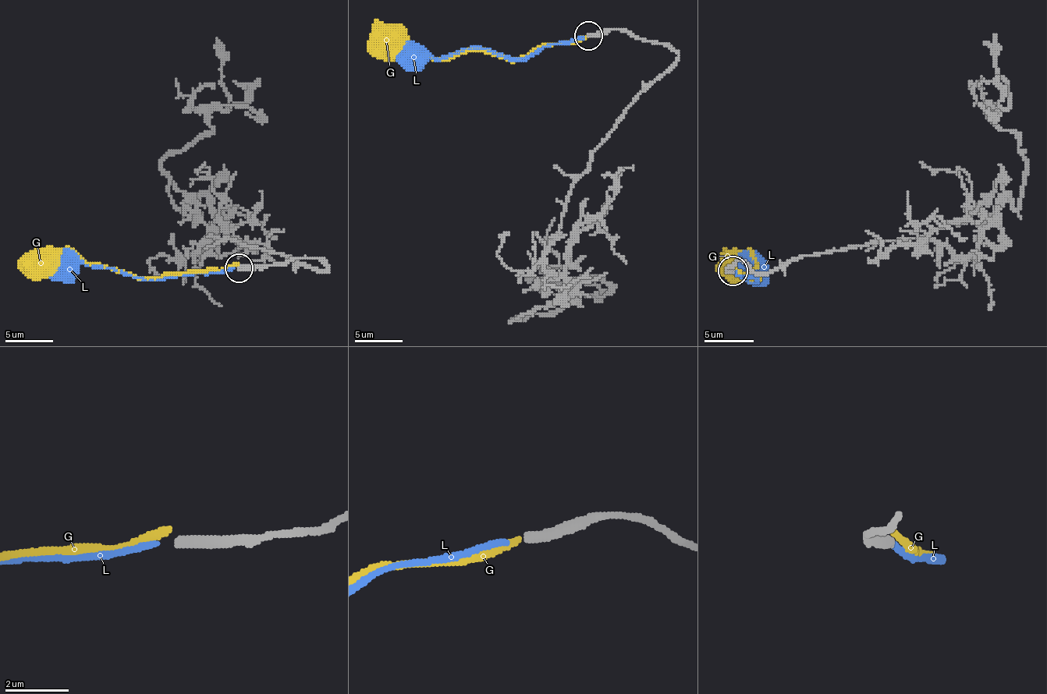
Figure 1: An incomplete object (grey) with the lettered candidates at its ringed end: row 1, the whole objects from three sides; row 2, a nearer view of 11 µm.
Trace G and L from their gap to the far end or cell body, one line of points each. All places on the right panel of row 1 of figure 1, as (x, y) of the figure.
G: (733, 267), (738, 273), (757, 280), (748, 277), (755, 267), (753, 250), (738, 265)
L: (733, 270), (755, 280), (753, 282), (746, 277), (753, 265), (750, 273)

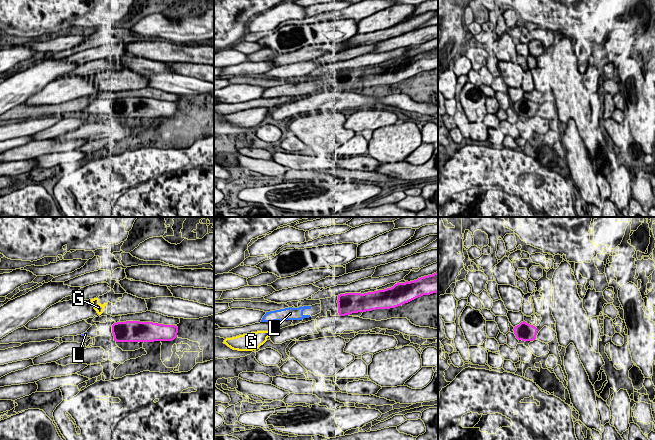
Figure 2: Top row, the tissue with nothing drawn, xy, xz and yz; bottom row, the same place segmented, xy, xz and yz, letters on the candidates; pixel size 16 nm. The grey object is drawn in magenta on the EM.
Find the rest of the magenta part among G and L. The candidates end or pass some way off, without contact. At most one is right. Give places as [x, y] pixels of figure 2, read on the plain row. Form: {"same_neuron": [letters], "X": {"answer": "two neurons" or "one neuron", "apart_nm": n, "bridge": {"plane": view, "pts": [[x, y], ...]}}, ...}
{"same_neuron": ["L"], "G": {"answer": "two neurons", "apart_nm": 260, "bridge": {"plane": "xy", "pts": [[113, 100], [102, 88]]}}, "L": {"answer": "one neuron", "apart_nm": 440, "bridge": {"plane": "xz", "pts": [[337, 78], [310, 82]]}}}

